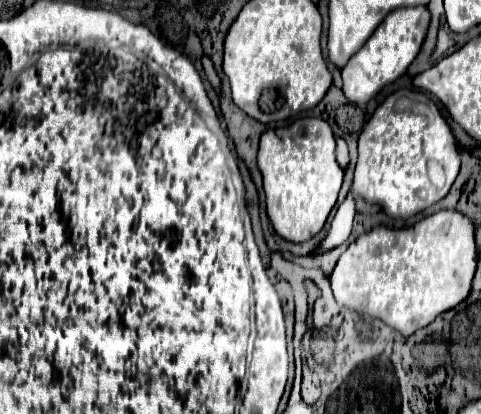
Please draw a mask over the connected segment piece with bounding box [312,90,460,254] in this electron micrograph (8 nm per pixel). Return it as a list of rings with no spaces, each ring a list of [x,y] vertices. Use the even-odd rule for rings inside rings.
[[[418,90],[390,94],[366,122],[358,138],[358,164],[352,192],[340,204],[326,238],[312,254],[324,254],[344,244],[352,230],[356,198],[378,204],[392,218],[410,218],[442,200],[460,170],[458,142],[436,102]]]

